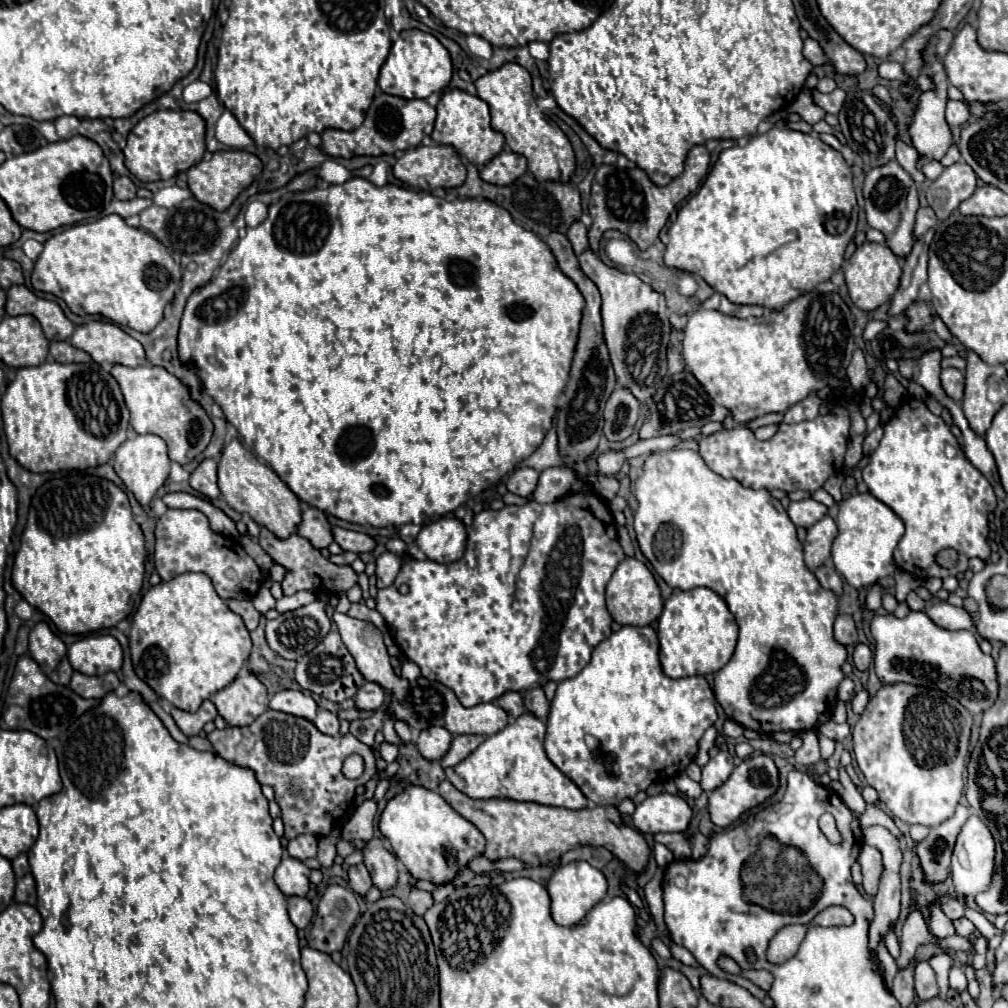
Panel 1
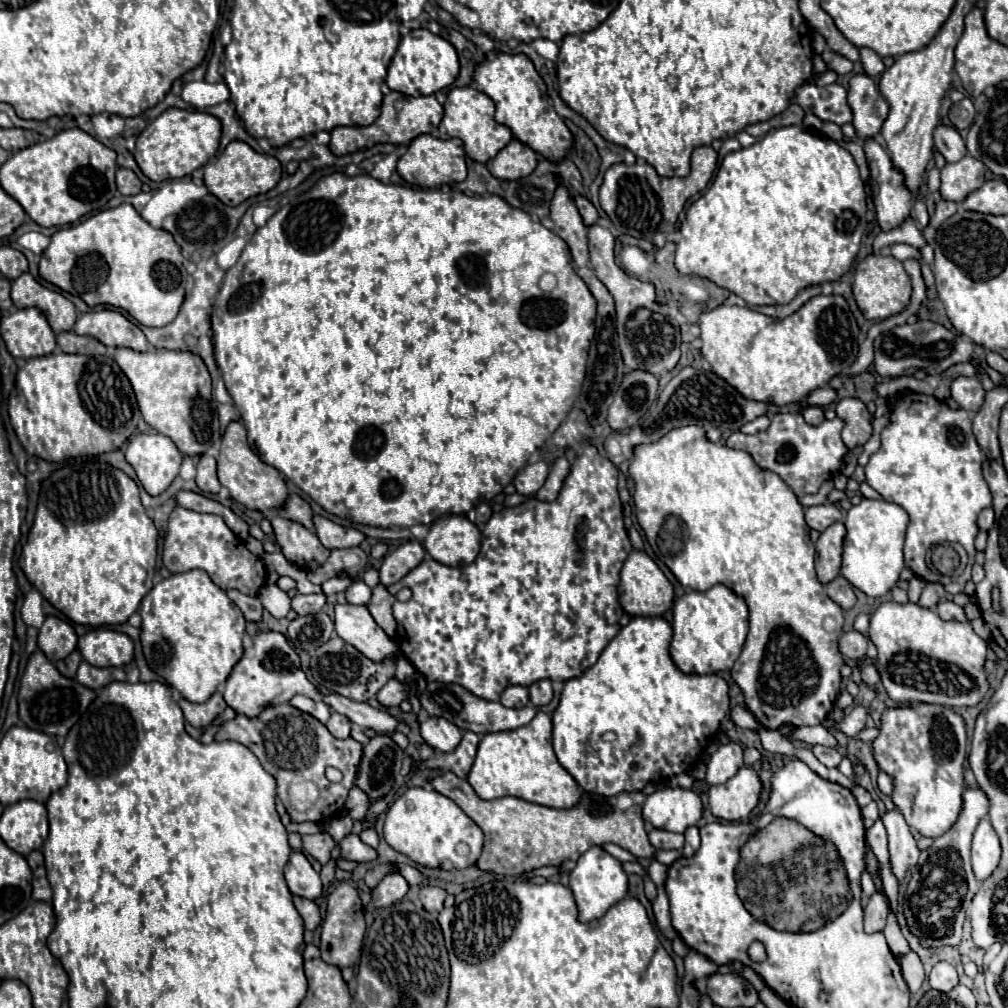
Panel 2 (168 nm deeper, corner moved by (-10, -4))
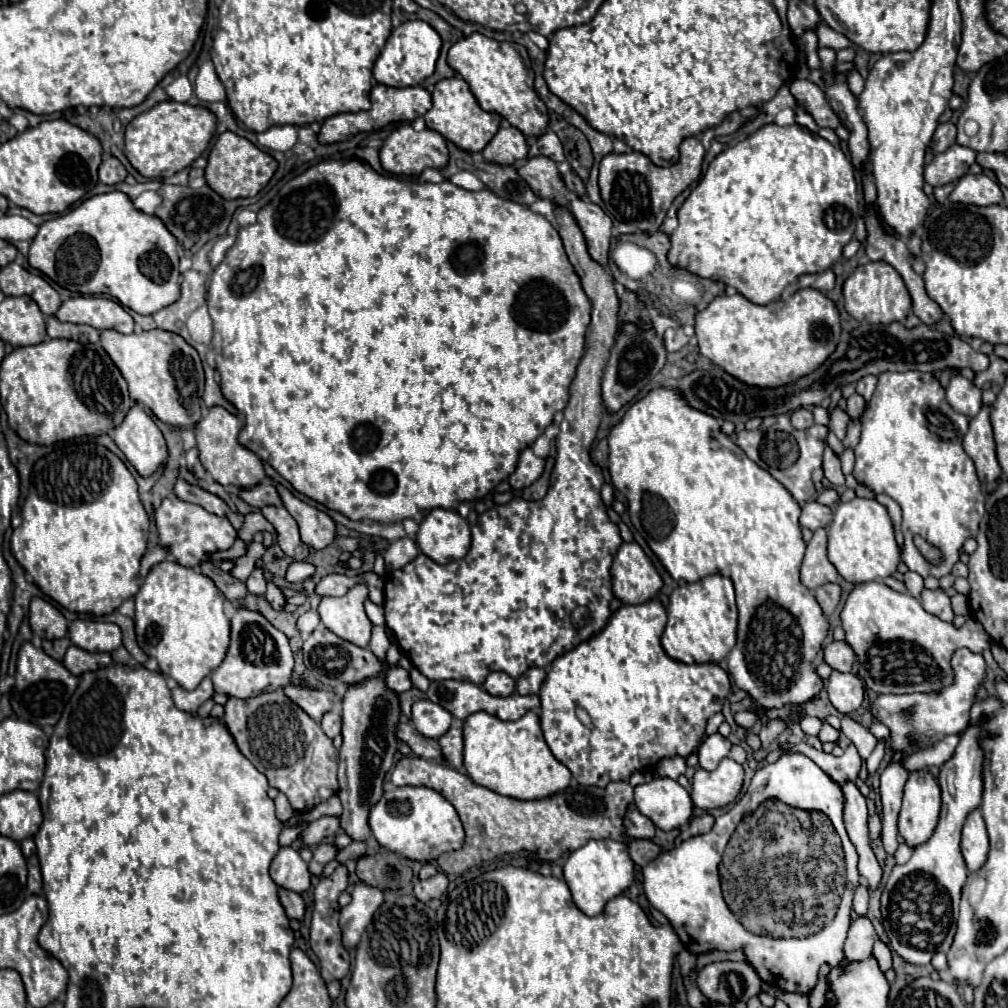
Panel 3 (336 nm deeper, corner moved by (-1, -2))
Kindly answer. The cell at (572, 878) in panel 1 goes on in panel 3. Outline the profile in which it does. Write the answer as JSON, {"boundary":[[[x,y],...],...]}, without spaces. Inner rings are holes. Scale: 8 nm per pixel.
{"boundary":[[[590,840],[574,850],[564,864],[564,880],[572,892],[574,904],[586,916],[598,916],[606,902],[622,894],[634,880],[634,862],[626,854],[626,846],[616,840]]]}

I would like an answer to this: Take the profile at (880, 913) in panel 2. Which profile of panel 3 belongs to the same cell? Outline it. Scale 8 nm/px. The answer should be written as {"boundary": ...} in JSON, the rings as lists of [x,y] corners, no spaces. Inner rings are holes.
{"boundary":[[[856,916],[850,924],[848,938],[844,944],[846,962],[848,960],[862,960],[872,954],[872,946],[876,940],[876,930],[868,916]]]}

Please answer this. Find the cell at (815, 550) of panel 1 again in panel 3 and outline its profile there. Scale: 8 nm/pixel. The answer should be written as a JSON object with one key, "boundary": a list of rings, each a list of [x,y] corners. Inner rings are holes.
{"boundary":[[[818,528],[806,546],[806,556],[802,562],[800,578],[802,578],[802,584],[810,590],[816,590],[818,586],[826,582],[838,580],[838,572],[826,556],[826,542],[828,542],[826,530]]]}

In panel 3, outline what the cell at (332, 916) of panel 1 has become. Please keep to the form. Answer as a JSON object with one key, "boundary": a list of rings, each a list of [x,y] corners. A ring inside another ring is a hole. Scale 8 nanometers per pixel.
{"boundary":[[[340,864],[336,868],[336,872],[328,878],[322,878],[314,890],[314,914],[312,914],[312,926],[310,926],[310,946],[320,960],[320,974],[326,982],[342,980],[350,970],[350,954],[342,942],[342,930],[338,924],[338,920],[340,920],[338,896],[346,890],[346,886],[348,886],[348,872]]]}

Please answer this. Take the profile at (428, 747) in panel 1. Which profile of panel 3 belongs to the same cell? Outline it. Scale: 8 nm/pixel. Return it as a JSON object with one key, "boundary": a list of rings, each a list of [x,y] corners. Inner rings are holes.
{"boundary":[[[420,700],[412,706],[412,722],[416,730],[426,738],[440,738],[450,728],[452,716],[450,712],[442,710],[442,706],[428,700]]]}

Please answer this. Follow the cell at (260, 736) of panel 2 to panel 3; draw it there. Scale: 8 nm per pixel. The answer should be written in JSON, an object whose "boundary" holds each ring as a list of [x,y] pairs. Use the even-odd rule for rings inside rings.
{"boundary":[[[282,690],[258,694],[246,702],[230,698],[224,708],[224,726],[238,750],[268,778],[270,786],[286,794],[294,812],[302,814],[338,792],[338,750],[322,734],[320,724],[290,702]]]}

